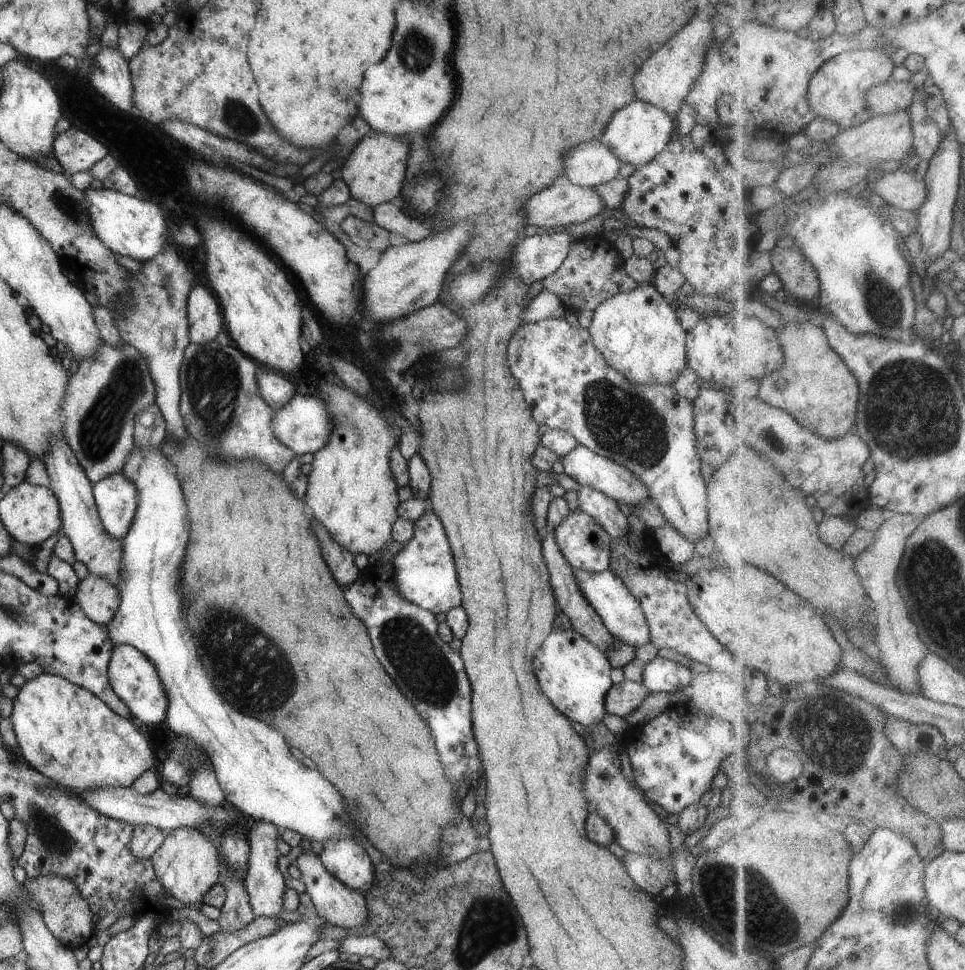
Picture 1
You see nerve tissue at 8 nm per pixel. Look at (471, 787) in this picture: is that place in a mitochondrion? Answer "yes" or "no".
no

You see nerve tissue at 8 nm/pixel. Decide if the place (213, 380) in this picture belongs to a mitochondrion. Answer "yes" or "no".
yes

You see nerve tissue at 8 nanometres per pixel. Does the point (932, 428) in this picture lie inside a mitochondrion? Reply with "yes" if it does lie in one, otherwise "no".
yes

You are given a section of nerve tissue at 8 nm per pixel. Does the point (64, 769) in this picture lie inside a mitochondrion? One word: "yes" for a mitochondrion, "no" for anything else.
no

